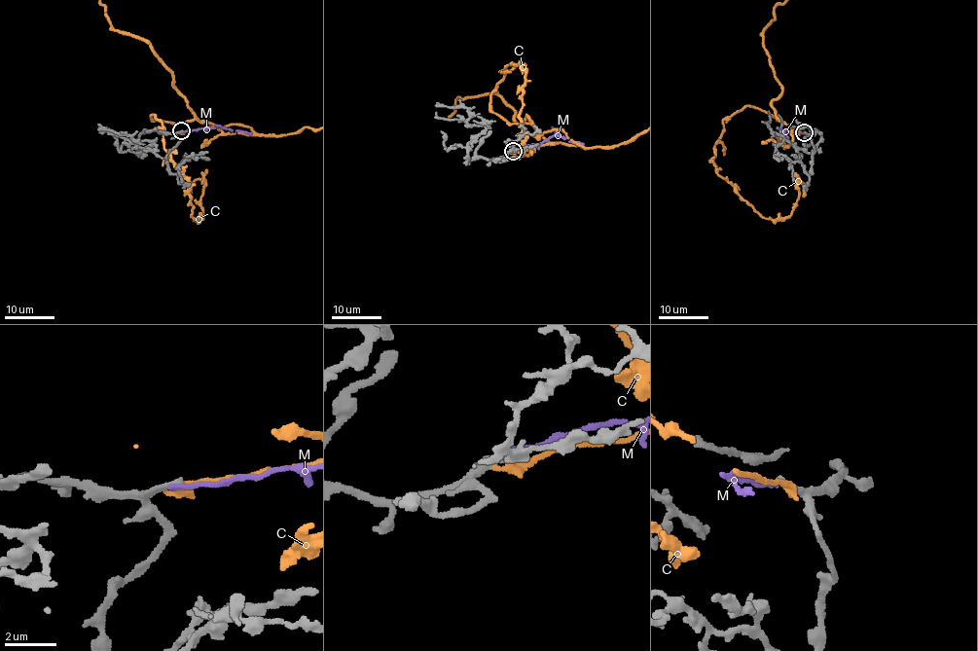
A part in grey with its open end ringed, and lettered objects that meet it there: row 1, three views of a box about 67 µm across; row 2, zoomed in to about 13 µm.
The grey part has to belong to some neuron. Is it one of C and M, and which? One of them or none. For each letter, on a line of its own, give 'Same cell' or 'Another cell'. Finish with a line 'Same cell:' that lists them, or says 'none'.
C: Another cell
M: Another cell
Same cell: none

